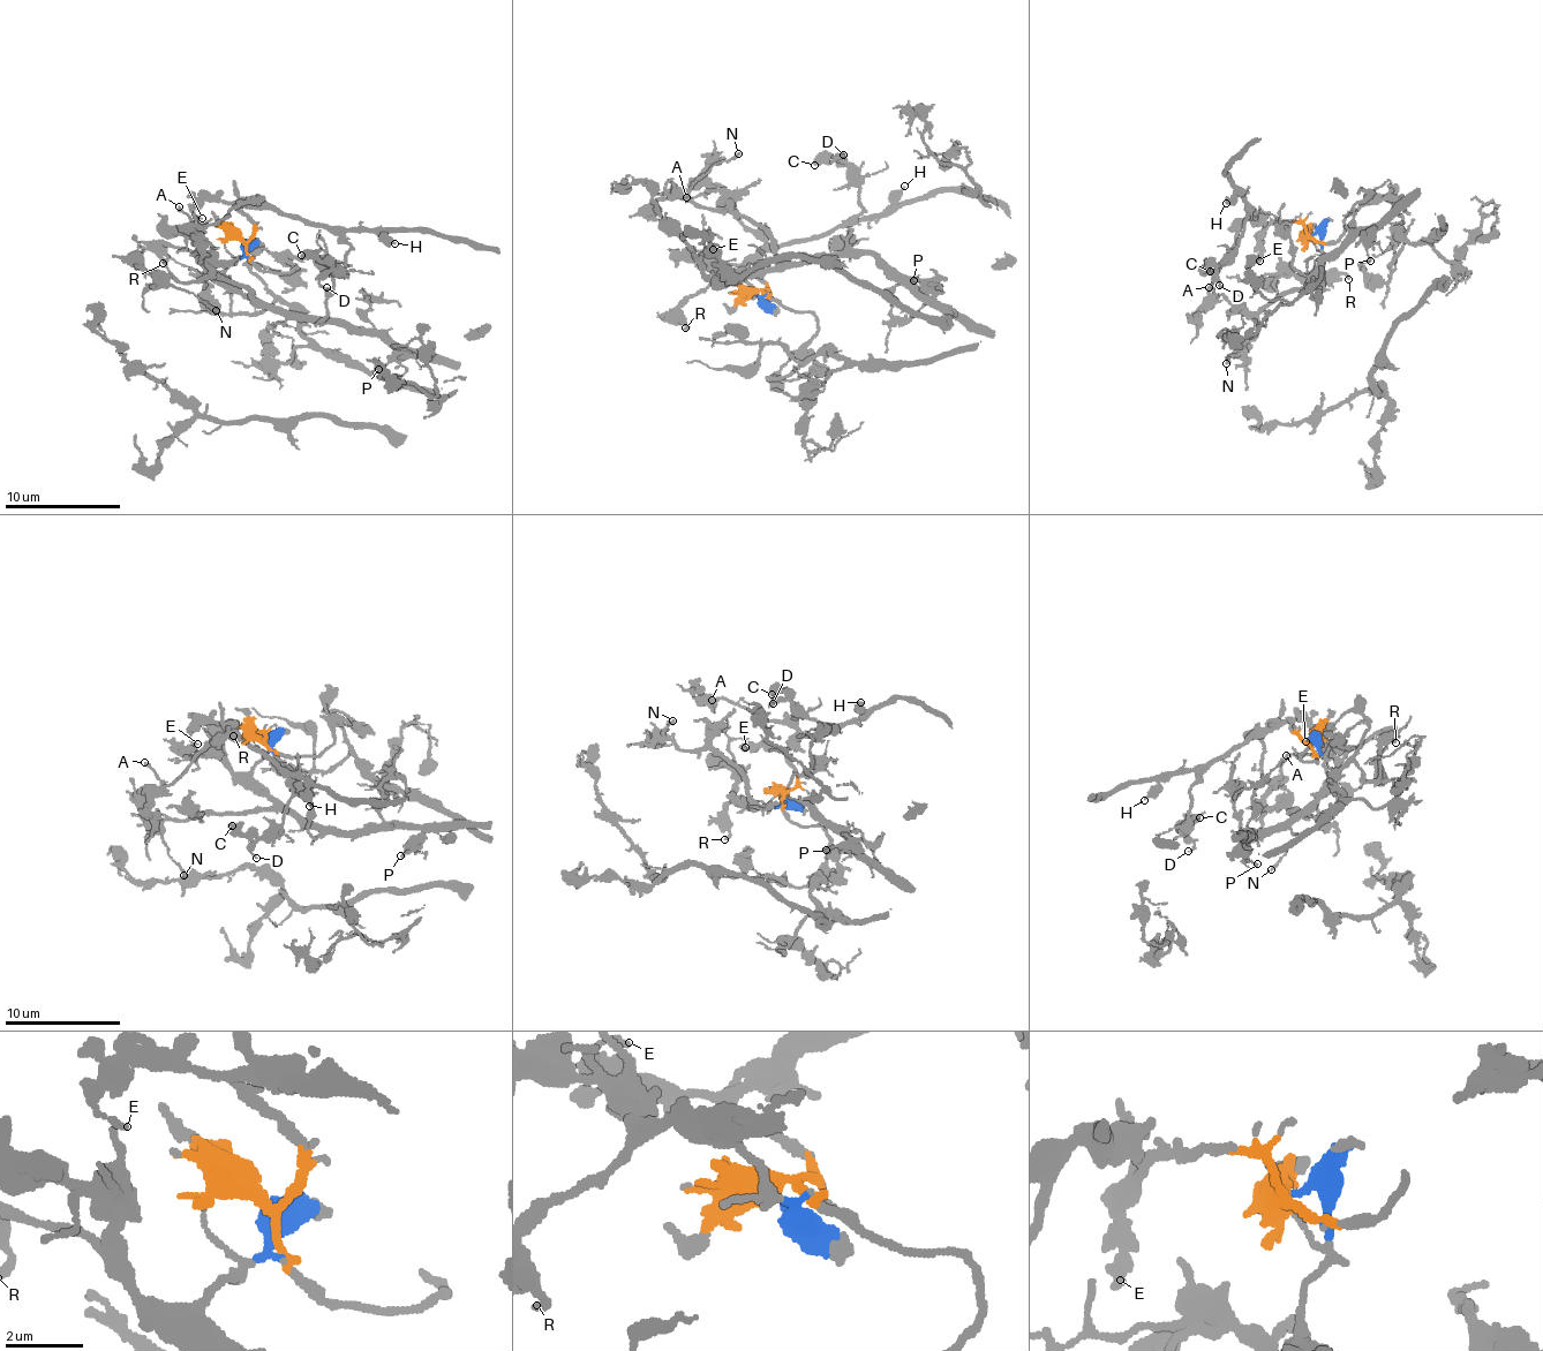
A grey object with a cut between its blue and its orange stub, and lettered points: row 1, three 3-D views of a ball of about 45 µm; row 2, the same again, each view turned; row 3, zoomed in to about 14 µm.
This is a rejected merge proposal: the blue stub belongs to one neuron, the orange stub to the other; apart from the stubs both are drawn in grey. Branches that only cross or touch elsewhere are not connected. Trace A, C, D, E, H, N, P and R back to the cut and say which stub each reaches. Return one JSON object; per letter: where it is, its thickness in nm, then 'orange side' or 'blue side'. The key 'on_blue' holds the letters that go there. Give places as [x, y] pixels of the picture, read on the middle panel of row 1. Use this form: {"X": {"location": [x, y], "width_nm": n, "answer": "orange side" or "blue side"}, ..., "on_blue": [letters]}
{"A": {"location": [686, 197], "width_nm": 190, "answer": "orange side"}, "C": {"location": [814, 165], "width_nm": 500, "answer": "orange side"}, "D": {"location": [843, 155], "width_nm": 120, "answer": "orange side"}, "E": {"location": [713, 249], "width_nm": 140, "answer": "orange side"}, "H": {"location": [904, 186], "width_nm": 320, "answer": "orange side"}, "N": {"location": [738, 153], "width_nm": 190, "answer": "blue side"}, "P": {"location": [913, 280], "width_nm": 120, "answer": "blue side"}, "R": {"location": [685, 327], "width_nm": 200, "answer": "blue side"}, "on_blue": ["N", "P", "R"]}

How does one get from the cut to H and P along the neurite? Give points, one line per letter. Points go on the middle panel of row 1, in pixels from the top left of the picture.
H: (754, 293), (765, 281), (746, 272), (768, 248), (817, 239), (862, 218), (877, 218), (905, 186)
P: (754, 293), (744, 278), (845, 253), (868, 255), (907, 274), (933, 297), (912, 279)

